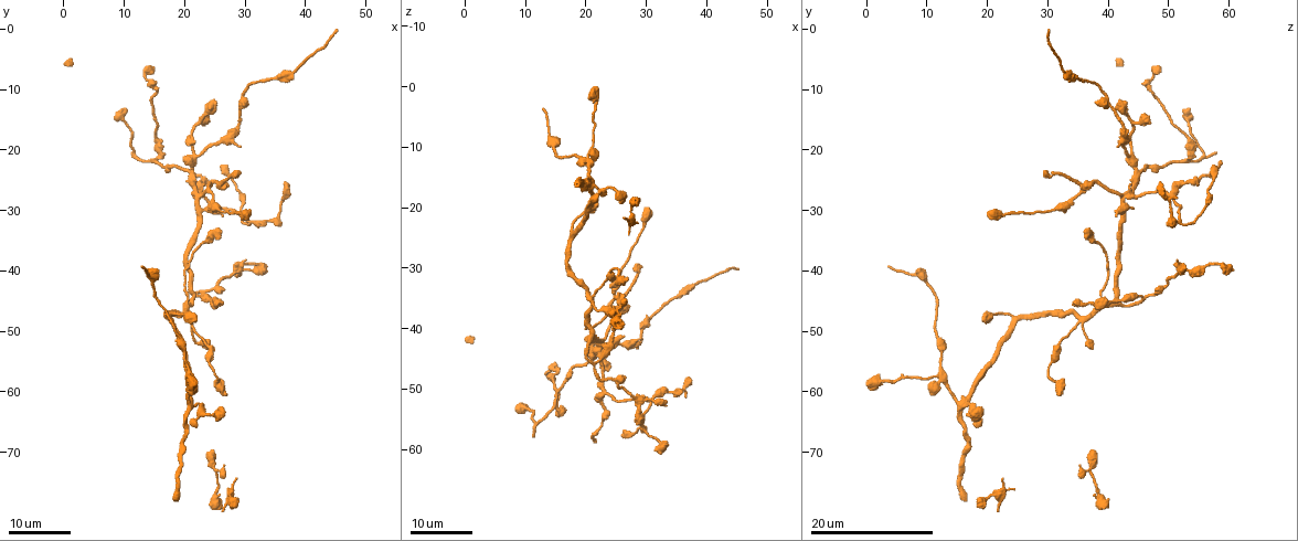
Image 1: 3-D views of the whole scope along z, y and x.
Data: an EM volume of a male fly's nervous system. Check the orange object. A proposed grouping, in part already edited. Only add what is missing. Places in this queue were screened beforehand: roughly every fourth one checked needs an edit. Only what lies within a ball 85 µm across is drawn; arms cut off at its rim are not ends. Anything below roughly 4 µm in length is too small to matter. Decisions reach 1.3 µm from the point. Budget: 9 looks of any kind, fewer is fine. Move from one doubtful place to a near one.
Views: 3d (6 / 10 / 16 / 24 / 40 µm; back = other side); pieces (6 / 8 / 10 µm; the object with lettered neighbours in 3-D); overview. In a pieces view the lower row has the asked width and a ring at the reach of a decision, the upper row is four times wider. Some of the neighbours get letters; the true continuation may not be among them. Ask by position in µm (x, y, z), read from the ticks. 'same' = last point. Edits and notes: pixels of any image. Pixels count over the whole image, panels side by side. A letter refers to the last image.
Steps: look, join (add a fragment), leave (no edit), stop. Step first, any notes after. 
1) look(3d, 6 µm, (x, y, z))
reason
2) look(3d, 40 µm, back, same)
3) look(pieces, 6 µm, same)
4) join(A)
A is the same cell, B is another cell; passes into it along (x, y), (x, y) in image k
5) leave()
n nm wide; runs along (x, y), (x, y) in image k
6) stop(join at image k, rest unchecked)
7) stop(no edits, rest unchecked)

look(3d, 16 µm, (13.0, 39.5, 3.5))
branch stops here

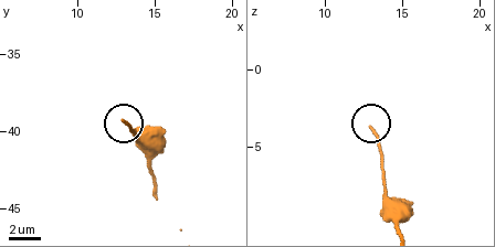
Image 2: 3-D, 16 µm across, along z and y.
look(3d, 6 µm, (13.0, 39.4, 4.0))

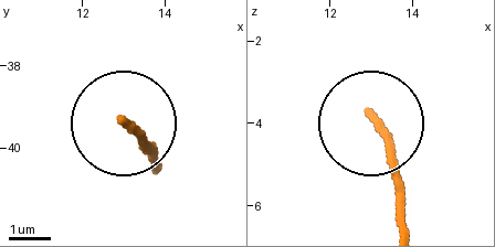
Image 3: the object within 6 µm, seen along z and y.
look(pieces, 8 µm, (13.05, 39.35, 3.90))

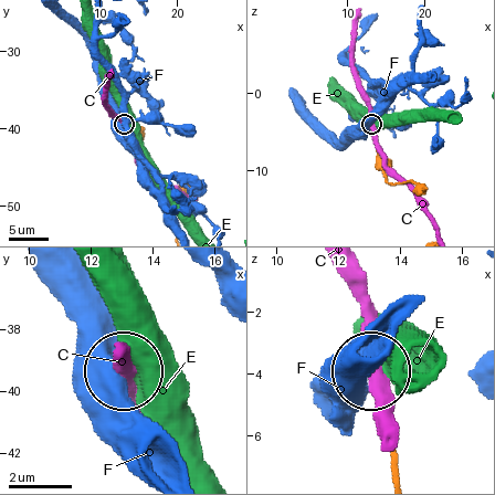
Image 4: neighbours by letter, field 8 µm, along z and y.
leave()
170 nm wide; C, E and F are other cells; runs along (395, 476), (387, 397), (374, 376) in image 4; no lettered fragment goes on from it

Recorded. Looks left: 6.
look(3d, 24 µm, (28.5, 24.0, 29.5))

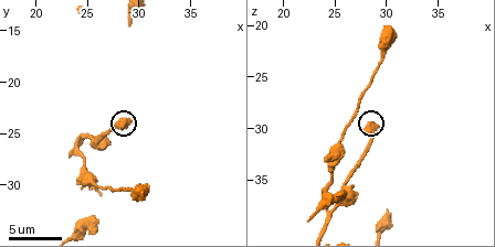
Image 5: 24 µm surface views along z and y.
look(pieces, 8 µm, (28.8, 23.8, 29.4))

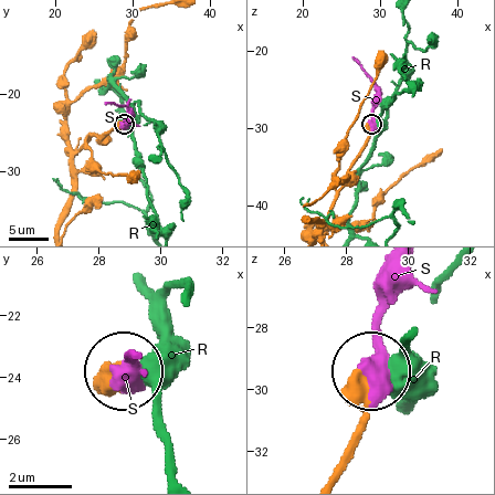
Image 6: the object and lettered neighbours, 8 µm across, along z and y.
join(S)
S is the same cell, R is another cell; passes into it along (362, 146), (370, 130), (376, 88), (370, 75), (353, 58) in image 6; it goes on there

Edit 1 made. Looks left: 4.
look(3d, 16 µm, (21.5, 22.0, 58.5))
an open end

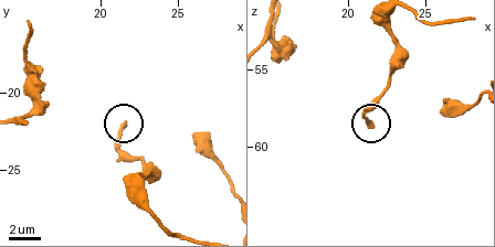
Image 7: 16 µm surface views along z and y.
look(pieces, 10 µm, (21.6, 22.2, 58.6))

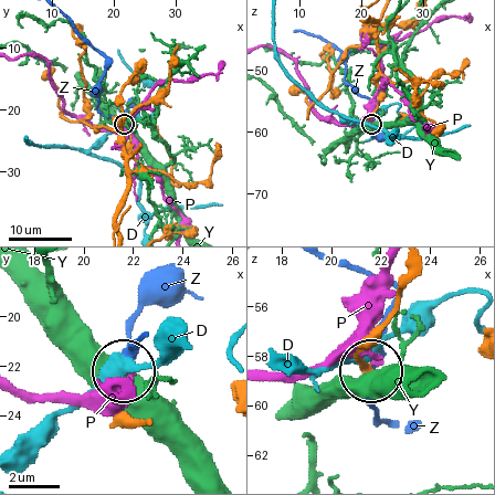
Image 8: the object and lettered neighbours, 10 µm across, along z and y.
leave()
D, P, Y and Z are other cells; none of them fits

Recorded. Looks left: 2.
stop(join at image 6, rest unchecked)

